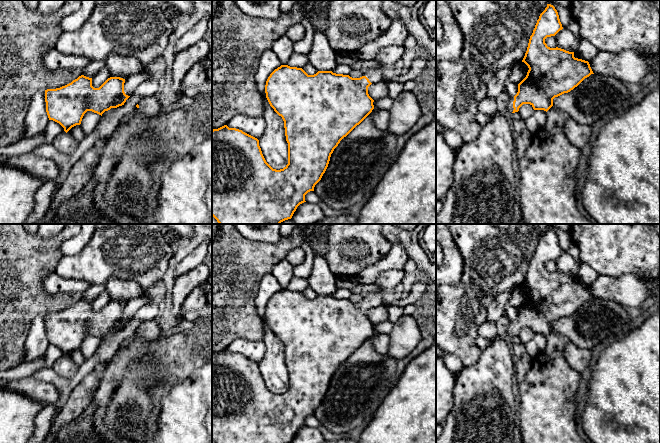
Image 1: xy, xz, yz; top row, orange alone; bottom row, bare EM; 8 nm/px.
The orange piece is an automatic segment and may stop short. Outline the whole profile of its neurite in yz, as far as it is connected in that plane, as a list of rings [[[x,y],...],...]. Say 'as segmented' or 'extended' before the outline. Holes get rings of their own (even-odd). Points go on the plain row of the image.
extended; [[[547,228],[537,244],[522,284],[529,292],[527,299],[518,308],[517,318],[505,329],[509,338],[518,336],[523,328],[547,336],[555,321],[570,316],[594,298],[589,286],[575,282],[574,276],[547,270],[545,263],[562,253],[557,234]]]

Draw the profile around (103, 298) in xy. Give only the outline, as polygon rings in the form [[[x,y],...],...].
[[[104,290],[93,302],[92,310],[94,312],[99,312],[108,302],[110,302],[109,293]]]

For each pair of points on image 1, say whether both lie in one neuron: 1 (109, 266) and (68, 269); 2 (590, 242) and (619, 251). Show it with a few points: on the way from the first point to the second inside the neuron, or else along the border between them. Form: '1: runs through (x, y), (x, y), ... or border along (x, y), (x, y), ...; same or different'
1: runs through (99, 266), (78, 267); same
2: runs through (597, 242), (610, 242), (612, 244); same

